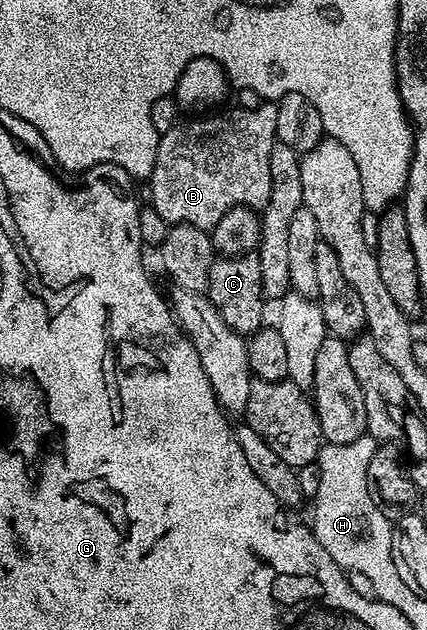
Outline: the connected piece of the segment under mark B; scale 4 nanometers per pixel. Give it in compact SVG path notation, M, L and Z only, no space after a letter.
M259 105L263 106L255 106L252 110L231 110L228 114L219 114L223 112L215 112L210 116L199 116L196 117L199 118L196 122L191 122L188 126L183 126L184 124L176 124L169 132L158 135L157 145L155 147L155 163L153 164L153 172L149 179L149 185L151 185L151 198L149 198L149 204L163 219L165 219L165 221L167 221L168 224L184 222L190 226L196 226L202 230L210 231L217 224L217 220L221 220L221 216L225 216L225 212L229 212L229 208L233 208L234 206L262 208L267 205L269 192L271 191L269 152L273 152L273 148L277 141L275 137L275 133L277 132L277 116L275 115L274 105Z

